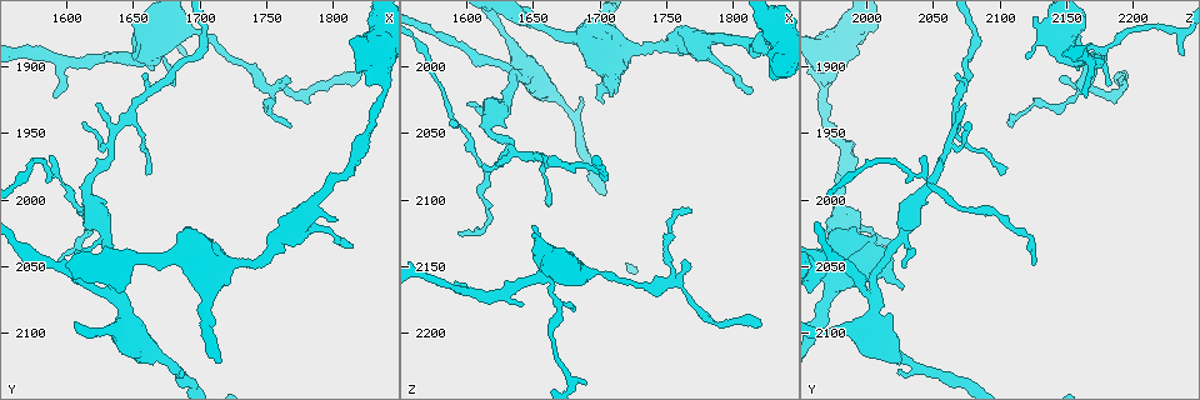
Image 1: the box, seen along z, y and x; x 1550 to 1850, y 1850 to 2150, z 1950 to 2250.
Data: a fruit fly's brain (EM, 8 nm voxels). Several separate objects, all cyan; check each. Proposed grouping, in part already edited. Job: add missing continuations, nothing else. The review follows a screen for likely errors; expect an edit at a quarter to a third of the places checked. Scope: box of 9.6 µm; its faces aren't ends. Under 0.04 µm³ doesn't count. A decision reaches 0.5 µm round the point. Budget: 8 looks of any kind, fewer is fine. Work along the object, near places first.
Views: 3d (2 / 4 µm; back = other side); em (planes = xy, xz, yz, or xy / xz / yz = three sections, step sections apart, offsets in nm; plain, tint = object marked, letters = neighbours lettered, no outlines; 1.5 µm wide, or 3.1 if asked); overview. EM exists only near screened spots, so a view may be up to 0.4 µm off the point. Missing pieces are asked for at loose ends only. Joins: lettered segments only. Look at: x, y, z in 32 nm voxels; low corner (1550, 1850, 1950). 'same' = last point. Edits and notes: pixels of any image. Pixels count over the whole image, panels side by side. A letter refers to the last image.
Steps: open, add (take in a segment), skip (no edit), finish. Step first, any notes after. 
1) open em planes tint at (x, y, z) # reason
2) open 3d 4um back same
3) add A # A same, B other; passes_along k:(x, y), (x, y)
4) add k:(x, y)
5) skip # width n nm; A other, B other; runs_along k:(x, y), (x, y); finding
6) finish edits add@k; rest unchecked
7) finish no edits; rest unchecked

open 3d 4um at (1704, 2066, 2028) # branch stops here

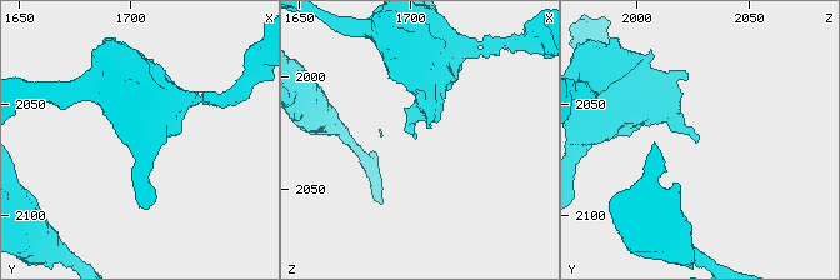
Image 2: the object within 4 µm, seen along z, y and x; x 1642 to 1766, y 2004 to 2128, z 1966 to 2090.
open em yz step 4 letters at (1702, 2066, 2028) # shape alone is not enough

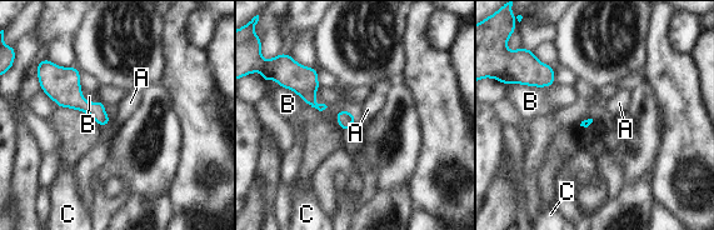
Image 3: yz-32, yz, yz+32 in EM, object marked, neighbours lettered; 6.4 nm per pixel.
open em planes letters same # another direction

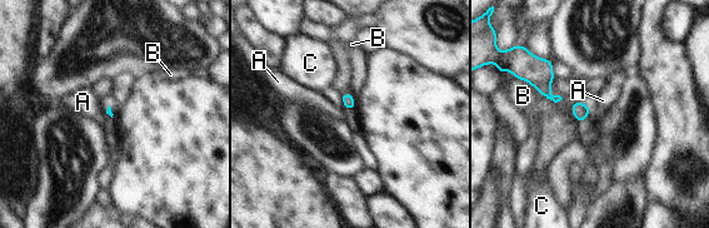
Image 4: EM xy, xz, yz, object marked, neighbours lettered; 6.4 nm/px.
skip # A other, B other, C other; border 4:(587, 103), (590, 113); none of them fits

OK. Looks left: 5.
open 3d 2um at (1814, 2036, 2018) # free end

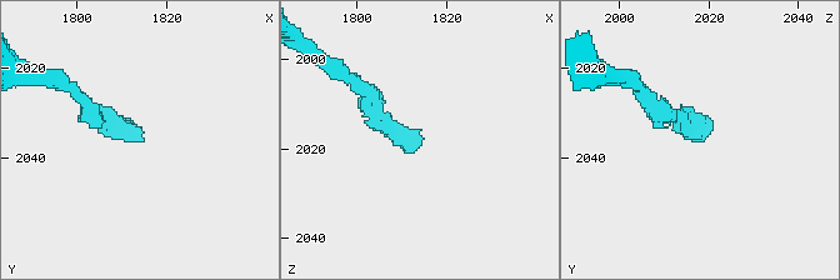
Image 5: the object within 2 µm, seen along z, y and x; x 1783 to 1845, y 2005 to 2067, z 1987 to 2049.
open em xy step 8 letters at (1813, 2036, 2018)

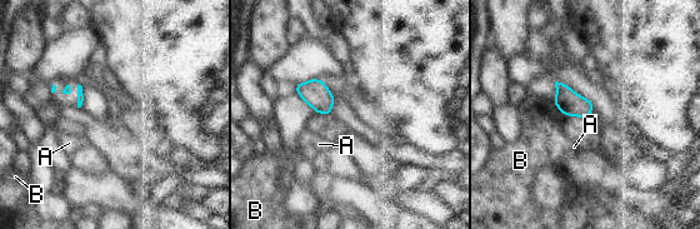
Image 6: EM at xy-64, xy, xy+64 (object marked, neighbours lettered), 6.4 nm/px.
open em planes letters same # cut it another way

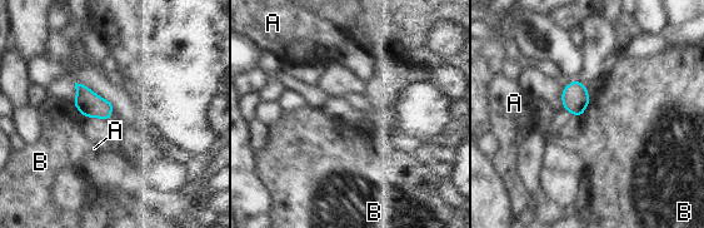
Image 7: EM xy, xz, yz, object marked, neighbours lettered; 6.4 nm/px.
skip # A other, B other; border 7:(71, 104), (75, 108); none of them fits

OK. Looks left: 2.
open em planes letters at (1590, 1924, 2164) # an open end

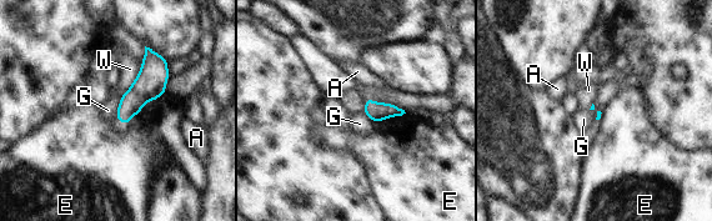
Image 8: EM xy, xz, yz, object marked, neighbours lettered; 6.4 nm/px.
skip # longest_contact W 200 nm; A other, E other, G other, W other; border 8:(124, 93), (115, 117); no lettered segment goes on from it

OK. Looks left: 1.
finish no edits; rest unchecked

